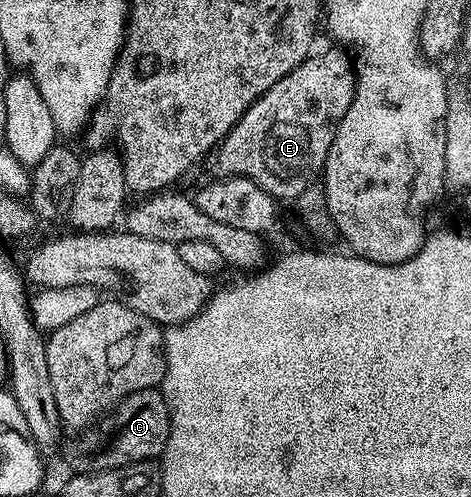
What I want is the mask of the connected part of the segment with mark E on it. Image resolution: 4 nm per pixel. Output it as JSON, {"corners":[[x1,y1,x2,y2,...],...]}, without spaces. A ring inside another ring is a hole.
{"corners":[[332,49,336,50,328,50,325,54,313,53,298,68,294,68,294,72,282,76,278,84,271,86,236,121,236,127,226,135,215,151,216,166,221,175,254,180,254,184,261,186,269,196,277,200,295,200,321,177,338,124,342,116,346,116,350,100,356,91,353,59,343,49]]}

